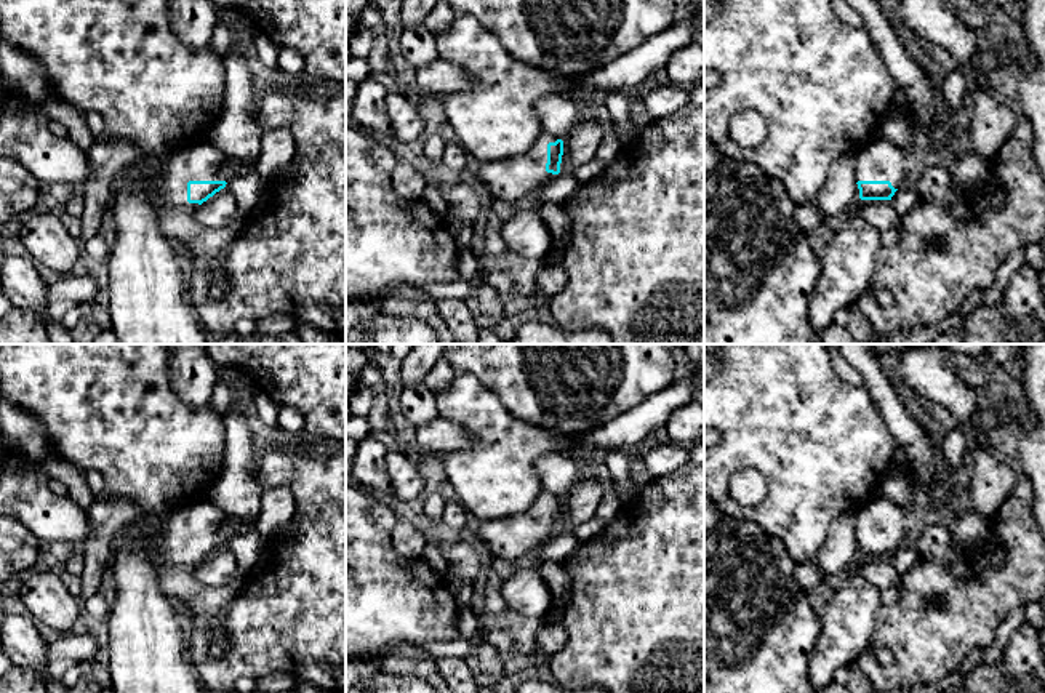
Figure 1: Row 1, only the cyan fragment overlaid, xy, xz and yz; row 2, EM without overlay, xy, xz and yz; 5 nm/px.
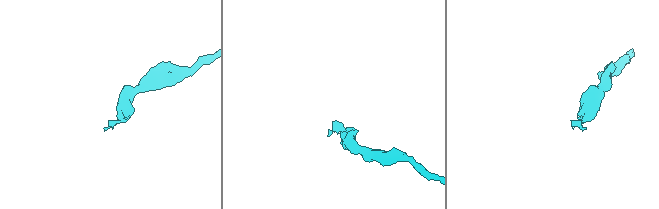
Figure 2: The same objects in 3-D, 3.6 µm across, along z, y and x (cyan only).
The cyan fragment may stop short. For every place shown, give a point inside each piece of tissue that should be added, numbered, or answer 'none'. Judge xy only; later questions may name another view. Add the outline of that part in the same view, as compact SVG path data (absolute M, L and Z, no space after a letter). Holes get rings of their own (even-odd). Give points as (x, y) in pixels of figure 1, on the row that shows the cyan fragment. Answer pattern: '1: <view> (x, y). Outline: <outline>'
1: xy (200, 160). Outline: M206 139L195 141L171 154L163 166L160 229L176 245L192 250L194 259L203 259L210 274L211 296L219 298L229 288L222 269L222 253L240 235L243 218L224 227L206 227L195 221L198 203L187 202L189 181L229 181L237 173L216 146Z

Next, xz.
1: xz (512, 180). Outline: M541 131L531 149L518 158L483 162L477 182L483 184L493 200L517 202L546 186L554 174L546 171L547 144L557 138Z

